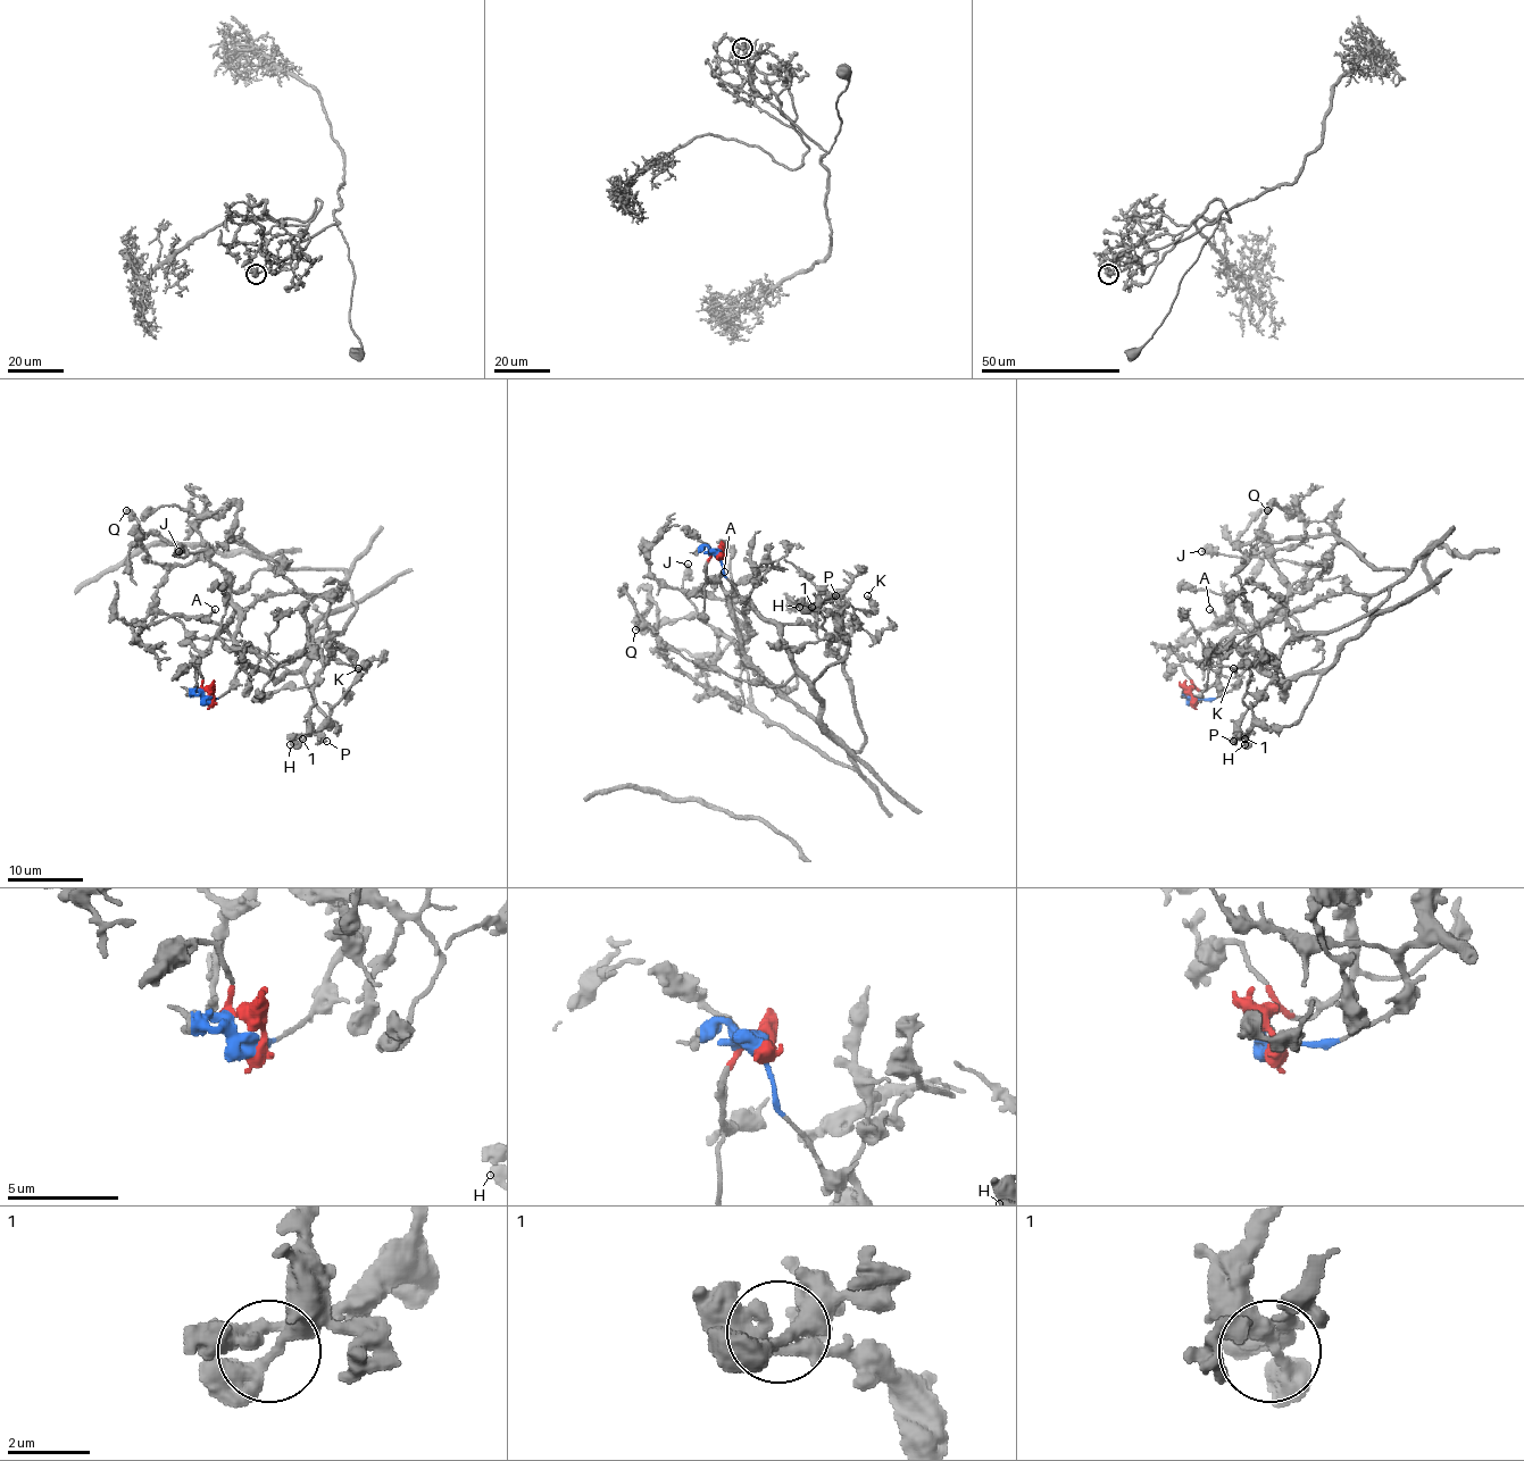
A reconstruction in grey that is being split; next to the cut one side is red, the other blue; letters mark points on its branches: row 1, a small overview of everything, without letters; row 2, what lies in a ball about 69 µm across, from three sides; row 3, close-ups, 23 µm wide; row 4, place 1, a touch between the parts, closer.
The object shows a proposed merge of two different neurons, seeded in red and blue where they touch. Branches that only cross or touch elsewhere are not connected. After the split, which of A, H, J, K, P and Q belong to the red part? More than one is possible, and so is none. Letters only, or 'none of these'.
H, P, Q

